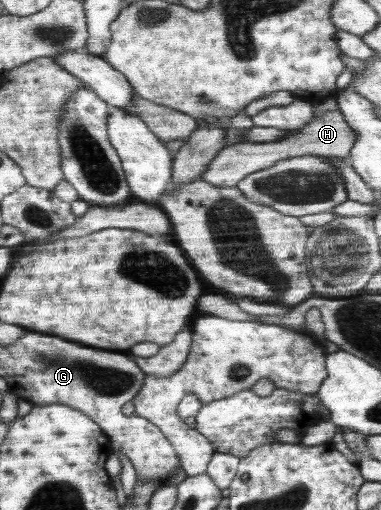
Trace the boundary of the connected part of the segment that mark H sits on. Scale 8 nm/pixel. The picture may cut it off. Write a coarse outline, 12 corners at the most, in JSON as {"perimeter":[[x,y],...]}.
{"perimeter":[[335,111],[279,141],[234,142],[202,181],[234,187],[246,175],[302,155],[348,159],[356,131]]}

